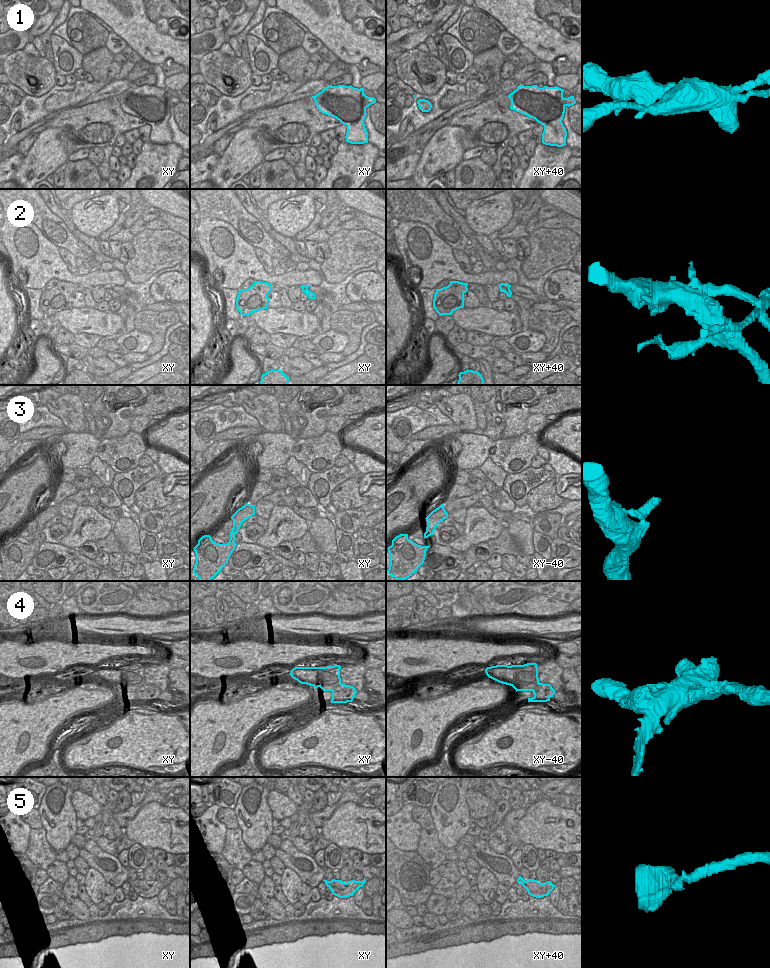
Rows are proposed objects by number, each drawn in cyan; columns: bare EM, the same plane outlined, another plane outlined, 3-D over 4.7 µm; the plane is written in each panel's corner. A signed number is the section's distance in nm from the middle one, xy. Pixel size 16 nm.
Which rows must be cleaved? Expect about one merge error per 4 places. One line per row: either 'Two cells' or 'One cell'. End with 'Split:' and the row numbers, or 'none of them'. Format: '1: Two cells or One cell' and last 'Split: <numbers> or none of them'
1: Two cells
2: Two cells
3: One cell
4: Two cells
5: Two cells
Split: 1, 2, 4, 5

